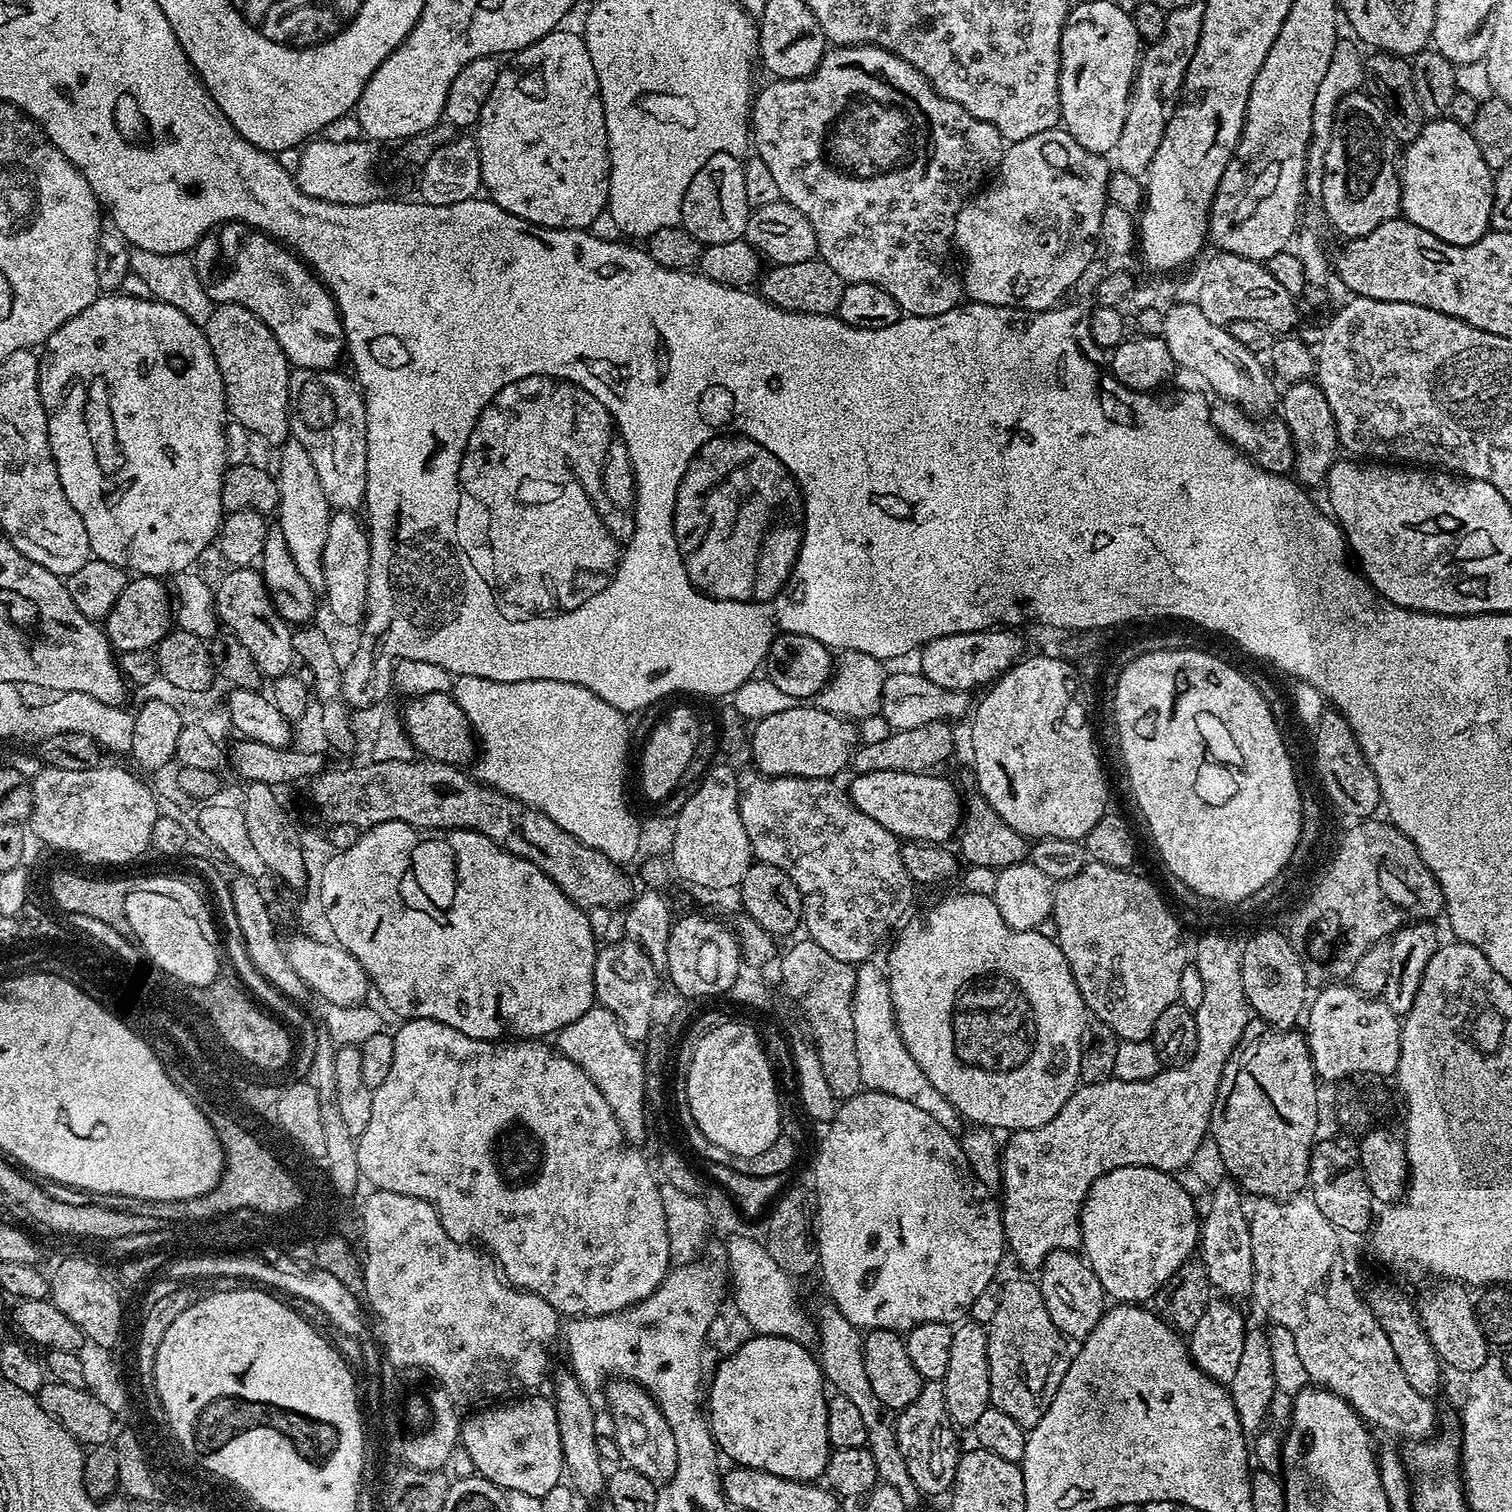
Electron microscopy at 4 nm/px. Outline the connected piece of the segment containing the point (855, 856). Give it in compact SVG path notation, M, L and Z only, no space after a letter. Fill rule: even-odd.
M749 770L749 772L741 771L738 779L740 781L738 814L742 814L742 827L746 830L746 838L752 847L752 855L759 863L778 866L778 870L790 874L794 886L798 886L800 897L802 898L802 914L804 915L802 928L803 931L808 931L805 932L807 939L814 941L818 946L822 946L822 950L826 950L826 954L831 954L833 958L838 958L838 962L859 966L871 961L873 959L872 951L883 942L884 935L892 927L895 929L909 915L908 907L912 904L914 883L902 862L902 854L900 853L901 841L894 834L890 834L890 830L886 830L886 826L878 826L878 822L874 822L874 818L862 814L862 810L855 808L847 791L843 787L839 788L836 782L831 779L819 780L818 778L798 778L797 776L766 776L755 770Z

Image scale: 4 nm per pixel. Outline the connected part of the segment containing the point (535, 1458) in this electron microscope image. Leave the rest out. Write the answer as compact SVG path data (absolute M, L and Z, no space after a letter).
M540 1394L529 1395L532 1396L529 1400L516 1398L511 1402L484 1406L473 1411L476 1412L473 1416L465 1415L460 1425L459 1443L470 1453L479 1475L499 1488L522 1490L543 1498L562 1482L566 1469L555 1403L536 1395Z

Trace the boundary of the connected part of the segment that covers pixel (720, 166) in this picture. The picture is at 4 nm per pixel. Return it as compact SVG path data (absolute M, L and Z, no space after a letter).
M723 152L714 154L694 174L690 186L686 186L686 194L682 198L680 224L703 246L718 242L734 242L743 237L750 209L746 202L746 178L741 157L731 156Z

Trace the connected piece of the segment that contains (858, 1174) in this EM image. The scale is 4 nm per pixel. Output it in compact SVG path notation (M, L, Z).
M861 1090L855 1096L849 1096L836 1109L836 1117L827 1125L824 1137L820 1140L820 1149L816 1152L816 1184L814 1183L814 1215L816 1217L816 1245L820 1255L818 1276L824 1279L828 1287L827 1299L835 1305L841 1314L856 1328L871 1330L881 1328L901 1334L909 1328L916 1328L926 1322L942 1322L955 1325L963 1321L972 1311L974 1298L982 1290L993 1287L996 1267L1000 1259L1006 1256L1004 1242L1004 1223L1000 1217L1001 1205L994 1199L993 1193L970 1170L966 1154L962 1154L960 1141L953 1133L946 1131L926 1110L918 1110L911 1102L903 1098L894 1098L894 1094L882 1094Z

